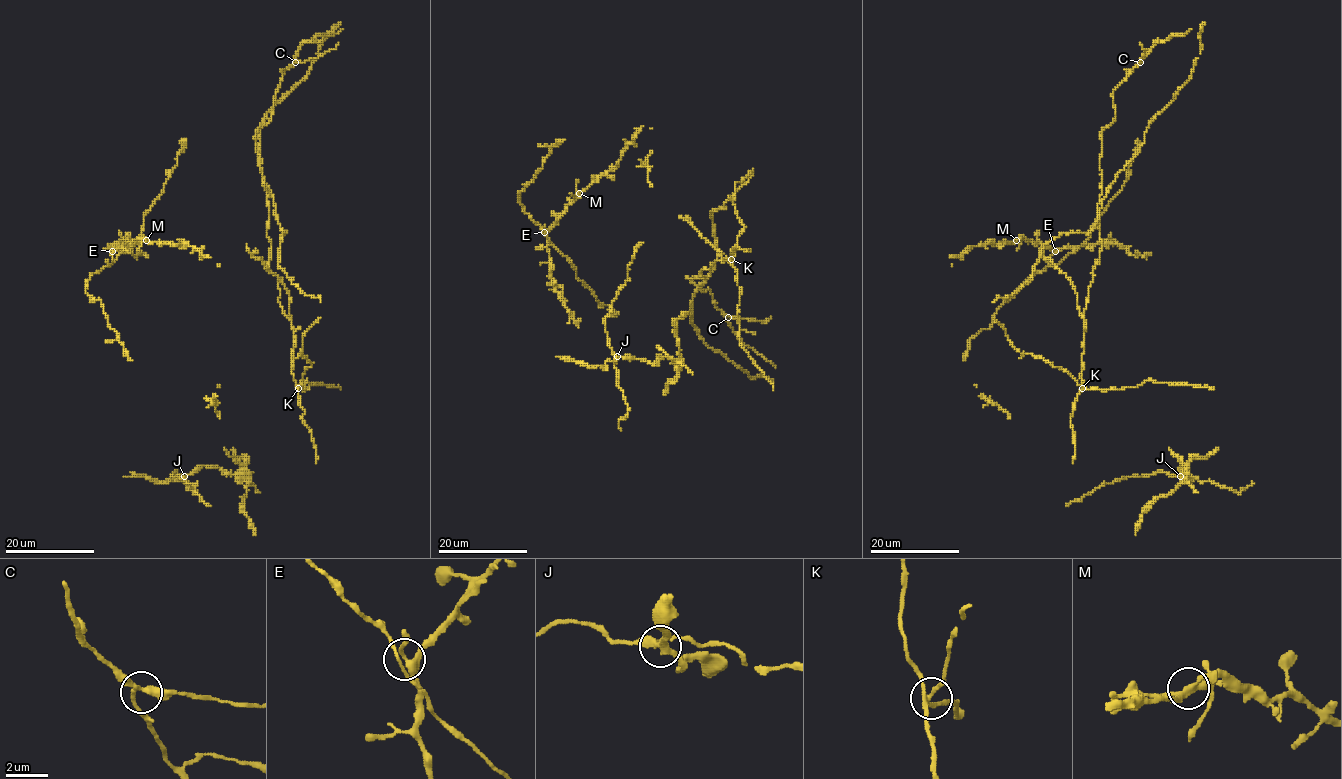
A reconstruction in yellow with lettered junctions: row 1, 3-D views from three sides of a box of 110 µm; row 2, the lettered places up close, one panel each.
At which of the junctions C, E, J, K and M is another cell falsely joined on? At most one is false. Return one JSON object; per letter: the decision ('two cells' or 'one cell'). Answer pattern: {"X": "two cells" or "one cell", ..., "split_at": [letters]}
{"C": "one cell", "E": "one cell", "J": "two cells", "K": "one cell", "M": "one cell", "split_at": ["J"]}

